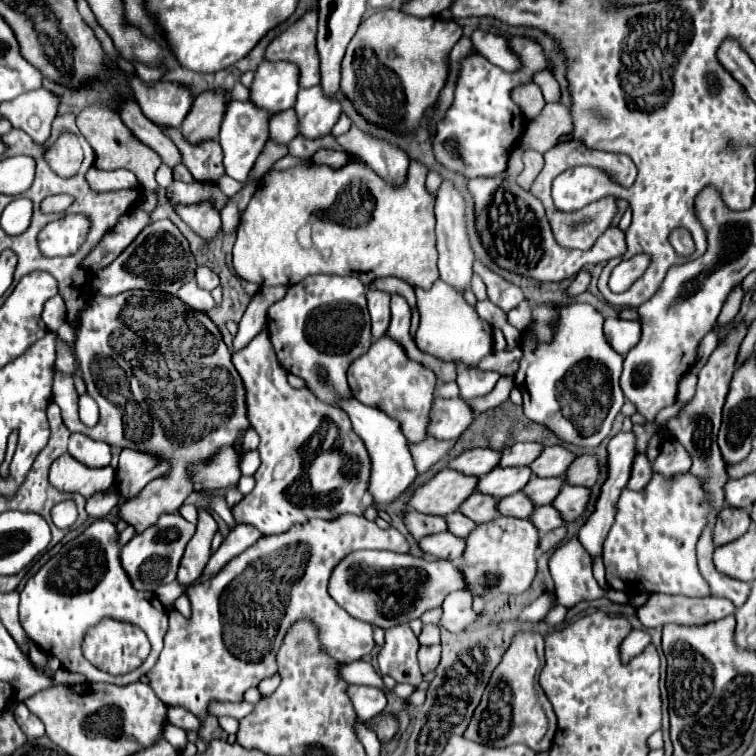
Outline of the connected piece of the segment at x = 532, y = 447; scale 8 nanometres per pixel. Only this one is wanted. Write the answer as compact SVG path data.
M524 442L524 444L514 444L502 450L502 458L500 458L500 466L528 466L528 462L532 462L532 458L536 458L536 454L540 454L540 446L536 446L536 442Z

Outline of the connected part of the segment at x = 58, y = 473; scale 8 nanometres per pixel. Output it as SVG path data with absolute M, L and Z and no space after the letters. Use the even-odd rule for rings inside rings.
M62 454L50 466L50 484L60 492L78 492L82 496L92 496L94 492L108 492L116 488L116 472L112 466L92 470L80 466L70 454Z

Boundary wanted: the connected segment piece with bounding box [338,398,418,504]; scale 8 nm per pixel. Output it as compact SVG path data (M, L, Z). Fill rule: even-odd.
M356 398L338 400L338 406L348 414L354 432L364 440L370 460L372 460L372 478L370 478L370 494L376 502L388 504L396 500L416 478L416 468L412 462L412 456L408 452L408 440L404 434L400 434L400 424L392 418L388 418L382 410L376 410L372 406L366 406L358 402Z

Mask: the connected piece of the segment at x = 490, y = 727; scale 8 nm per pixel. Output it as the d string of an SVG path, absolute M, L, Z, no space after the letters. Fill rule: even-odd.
M518 632L512 636L512 642L502 656L502 662L490 676L490 682L480 698L478 708L464 732L464 738L484 744L484 746L510 746L510 744L526 744L534 752L550 750L552 738L556 732L556 716L548 702L542 702L542 690L538 676L543 667L536 645L543 636L538 632Z

